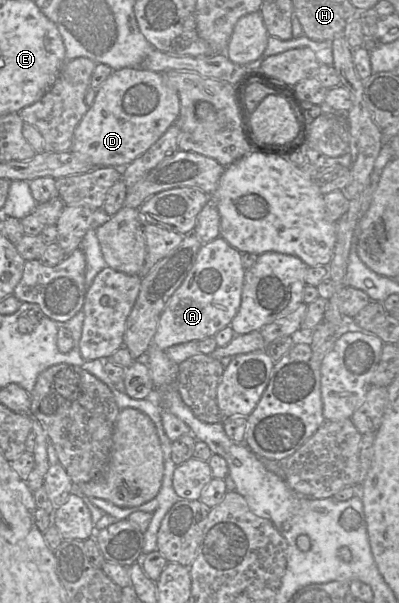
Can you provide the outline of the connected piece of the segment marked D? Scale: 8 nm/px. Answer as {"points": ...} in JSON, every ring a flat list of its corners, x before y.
{"points":[[141,66,113,70,98,88,93,104,77,125,71,150,95,167,124,168,158,141,166,130,177,121,179,114,179,95,165,82,163,74]]}

